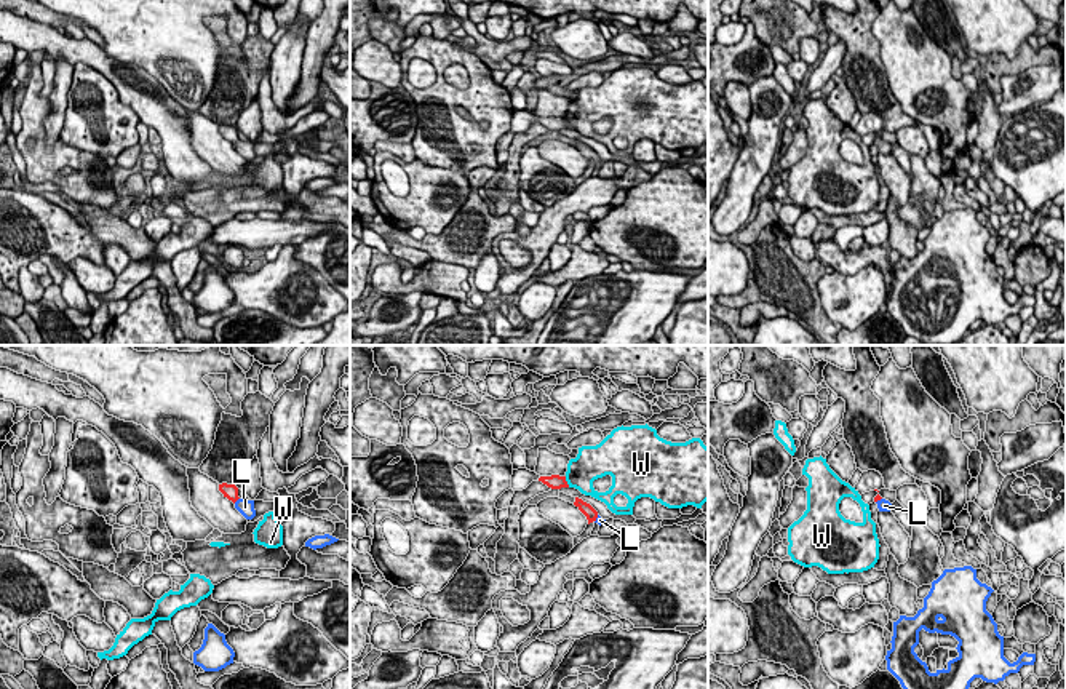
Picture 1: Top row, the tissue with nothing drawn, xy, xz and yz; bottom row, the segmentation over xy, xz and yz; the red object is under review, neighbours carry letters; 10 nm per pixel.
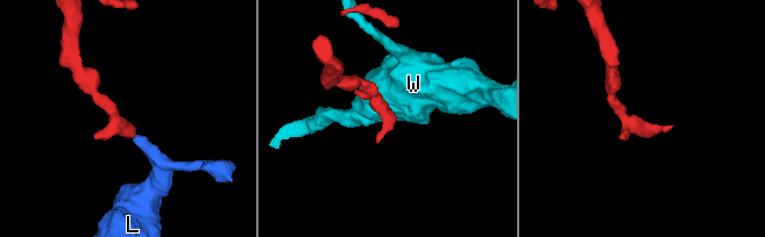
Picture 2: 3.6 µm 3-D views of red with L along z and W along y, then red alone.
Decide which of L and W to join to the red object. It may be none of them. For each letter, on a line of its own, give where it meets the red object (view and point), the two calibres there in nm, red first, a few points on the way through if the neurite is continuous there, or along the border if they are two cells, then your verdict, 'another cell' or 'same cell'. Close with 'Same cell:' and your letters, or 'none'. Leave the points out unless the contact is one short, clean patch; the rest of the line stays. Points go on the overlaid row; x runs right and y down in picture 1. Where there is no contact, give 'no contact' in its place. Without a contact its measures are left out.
L: meets red in xy at (235, 501); 160 nm thick on the red side, 160 nm on the other; runs through xy (230, 491), (235, 501), (245, 507); same cell
W: meets red in xz at (566, 481); 160 nm thick on the red side, 300 nm on the other; border along xz (564, 477), (569, 486); another cell
Same cell: L

